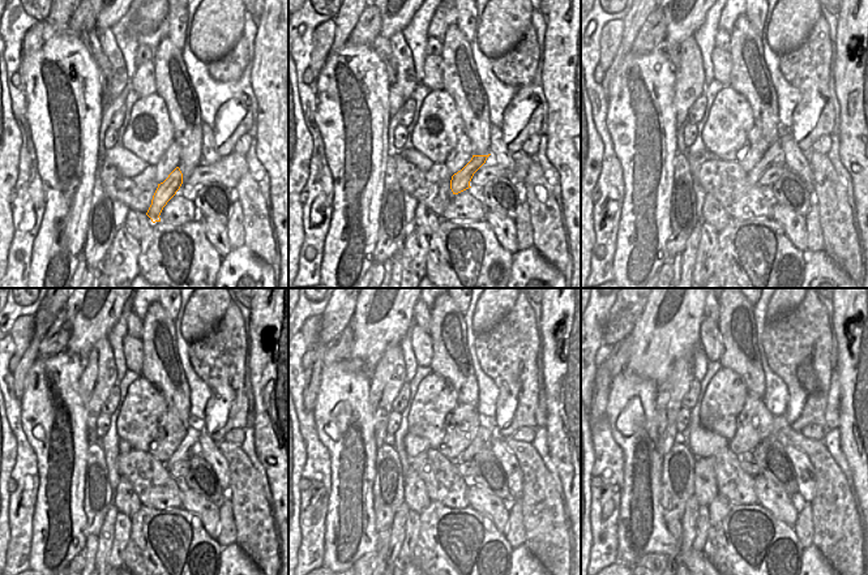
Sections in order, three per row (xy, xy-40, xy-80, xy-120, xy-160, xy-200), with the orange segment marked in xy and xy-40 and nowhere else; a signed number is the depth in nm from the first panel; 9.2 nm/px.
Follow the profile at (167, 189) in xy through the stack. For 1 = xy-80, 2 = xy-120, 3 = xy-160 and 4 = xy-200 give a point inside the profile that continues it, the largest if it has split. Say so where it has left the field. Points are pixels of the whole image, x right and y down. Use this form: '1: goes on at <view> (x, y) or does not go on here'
1: goes on at xy-80 (773, 155)
2: goes on at xy-120 (189, 445)
3: goes on at xy-160 (487, 432)
4: goes on at xy-200 (779, 421)

